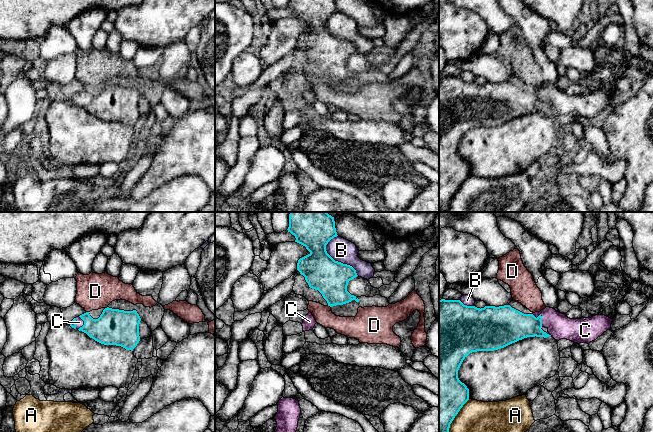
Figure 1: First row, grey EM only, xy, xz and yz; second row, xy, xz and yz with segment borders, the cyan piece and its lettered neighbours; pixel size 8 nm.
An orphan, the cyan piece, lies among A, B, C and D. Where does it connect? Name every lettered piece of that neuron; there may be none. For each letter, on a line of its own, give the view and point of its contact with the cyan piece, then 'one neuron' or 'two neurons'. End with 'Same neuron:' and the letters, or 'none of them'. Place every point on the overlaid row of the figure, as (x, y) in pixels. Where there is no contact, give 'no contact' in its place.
A: meets cyan in yz at (456, 414); two neurons
B: meets cyan in xz at (337, 261); two neurons
C: meets cyan in yz at (541, 317); one neuron
D: meets cyan in xy at (107, 307); two neurons
Same neuron: C

